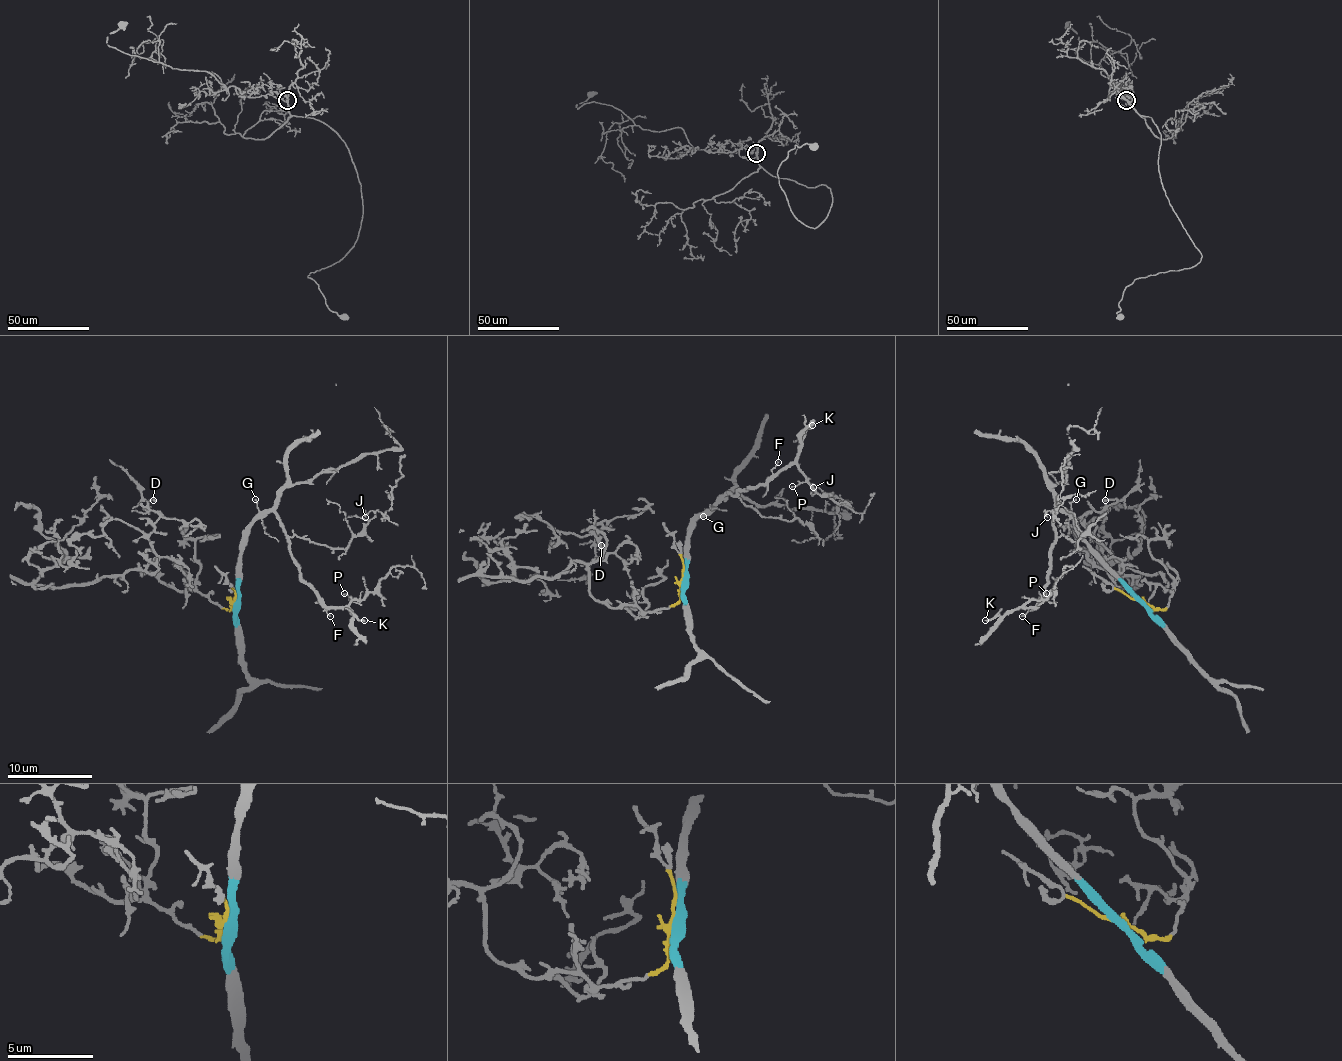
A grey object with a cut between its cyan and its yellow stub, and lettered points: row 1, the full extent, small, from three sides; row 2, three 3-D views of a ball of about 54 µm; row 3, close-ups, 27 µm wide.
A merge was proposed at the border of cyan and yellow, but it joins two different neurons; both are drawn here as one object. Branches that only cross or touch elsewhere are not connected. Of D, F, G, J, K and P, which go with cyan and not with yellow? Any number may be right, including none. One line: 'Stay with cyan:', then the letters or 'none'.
Stay with cyan: F, G, J, K, P

